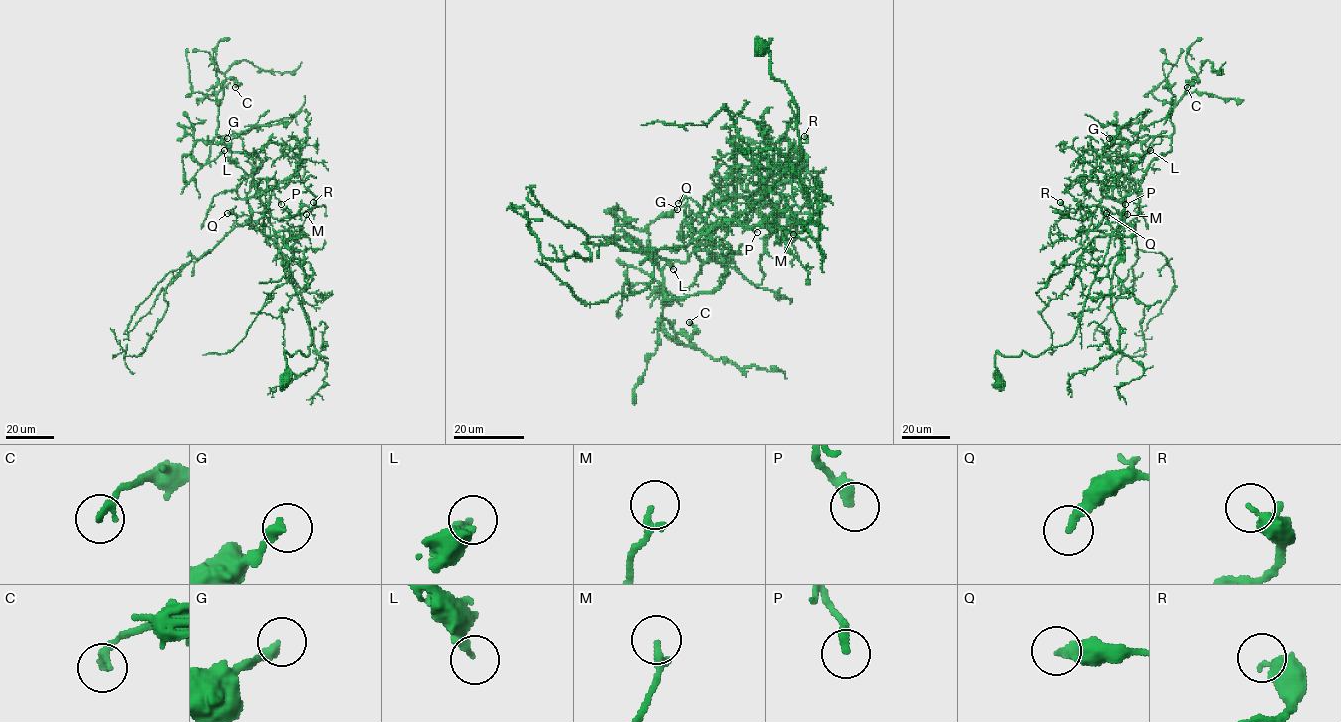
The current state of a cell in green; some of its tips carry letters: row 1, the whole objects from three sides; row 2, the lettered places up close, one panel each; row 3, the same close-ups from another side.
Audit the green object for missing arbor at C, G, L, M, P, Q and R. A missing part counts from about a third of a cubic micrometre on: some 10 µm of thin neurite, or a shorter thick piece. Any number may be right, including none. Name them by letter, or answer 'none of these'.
none of these

